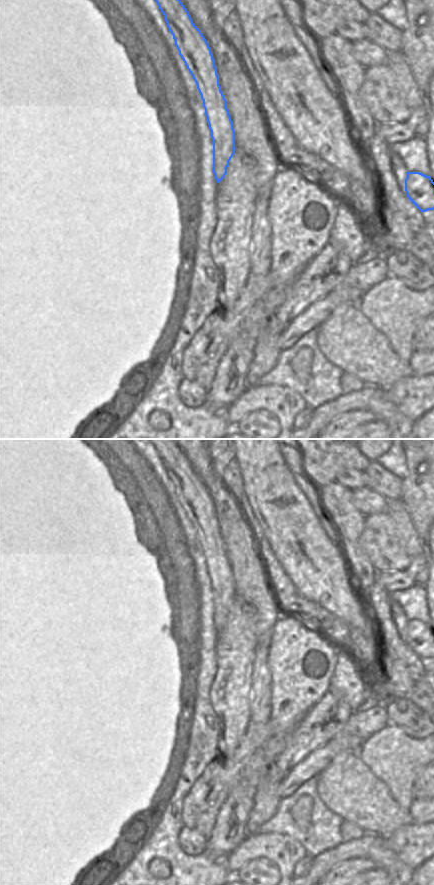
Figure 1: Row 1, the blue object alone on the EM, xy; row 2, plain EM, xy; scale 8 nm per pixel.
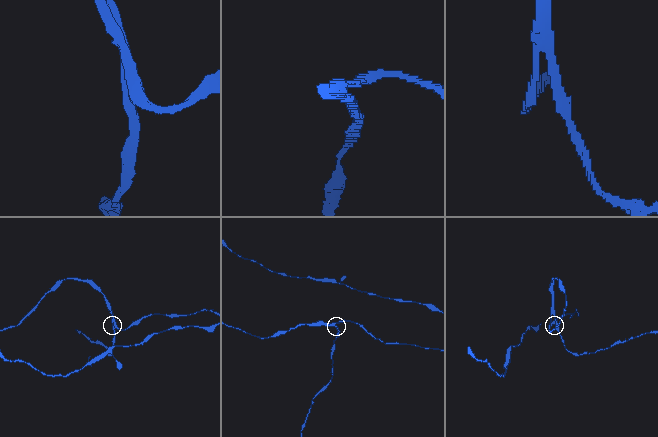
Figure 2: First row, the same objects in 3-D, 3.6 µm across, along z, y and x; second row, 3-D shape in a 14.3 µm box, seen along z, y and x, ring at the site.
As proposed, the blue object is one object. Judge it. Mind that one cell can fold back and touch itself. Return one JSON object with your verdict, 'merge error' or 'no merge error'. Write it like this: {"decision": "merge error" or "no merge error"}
{"decision": "merge error"}

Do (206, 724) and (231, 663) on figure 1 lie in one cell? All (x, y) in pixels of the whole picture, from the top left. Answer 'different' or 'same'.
different

